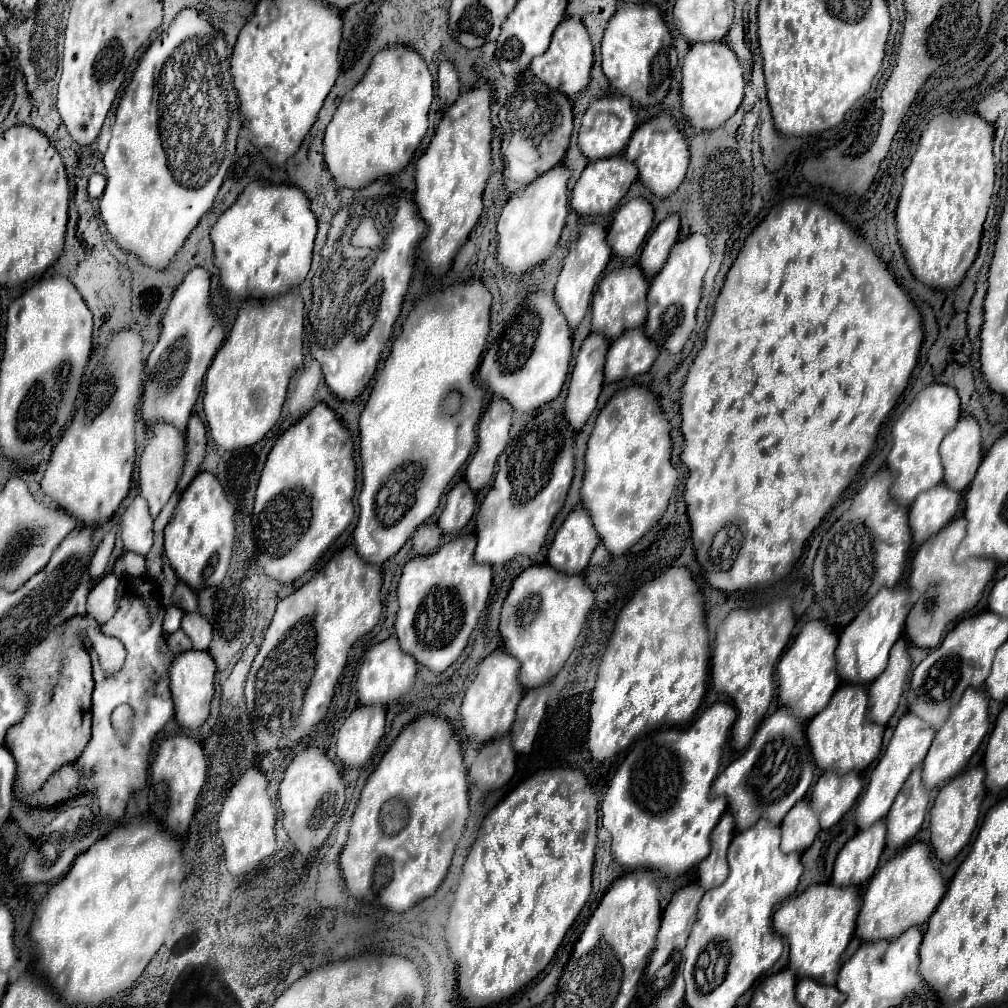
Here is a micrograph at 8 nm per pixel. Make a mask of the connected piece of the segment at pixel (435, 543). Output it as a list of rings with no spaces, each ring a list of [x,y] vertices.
[[[432,522],[428,524],[422,524],[416,532],[414,532],[414,538],[412,538],[412,548],[418,556],[428,556],[432,552],[436,552],[436,548],[440,546],[440,528]]]

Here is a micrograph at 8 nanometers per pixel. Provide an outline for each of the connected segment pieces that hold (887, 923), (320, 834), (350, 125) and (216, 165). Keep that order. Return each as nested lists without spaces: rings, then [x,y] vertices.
[[[916,842],[904,848],[872,876],[868,890],[864,894],[862,910],[858,914],[856,936],[864,942],[890,942],[890,938],[902,936],[908,928],[922,926],[924,922],[928,922],[928,918],[940,904],[944,890],[944,880],[930,858],[926,844]]]
[[[306,748],[300,752],[284,772],[278,790],[280,808],[284,814],[284,828],[298,852],[310,854],[320,848],[340,818],[344,806],[344,782],[340,768],[320,748]]]
[[[392,46],[380,50],[376,60],[372,60],[372,68],[364,74],[360,84],[346,92],[340,100],[332,122],[326,128],[324,136],[324,162],[328,172],[332,174],[338,188],[364,188],[370,182],[402,172],[412,160],[416,148],[420,146],[426,128],[428,128],[428,108],[434,98],[434,82],[426,62],[418,52],[406,46]]]
[[[190,8],[182,10],[170,28],[146,50],[116,108],[112,138],[104,154],[106,190],[100,198],[100,214],[114,242],[122,250],[136,254],[150,268],[164,270],[178,254],[188,234],[214,204],[232,164],[242,118],[228,58],[230,50],[222,34],[206,16]]]

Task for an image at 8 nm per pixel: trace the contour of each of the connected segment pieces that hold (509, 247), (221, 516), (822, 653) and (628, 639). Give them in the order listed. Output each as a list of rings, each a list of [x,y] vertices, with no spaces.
[[[556,166],[552,168],[552,172],[546,172],[544,176],[534,180],[524,192],[512,194],[506,202],[496,224],[496,260],[506,276],[520,278],[526,270],[544,264],[554,254],[568,216],[568,178],[570,170],[566,170],[564,166]]]
[[[200,472],[192,484],[184,490],[172,520],[164,530],[166,558],[174,568],[176,576],[186,582],[192,590],[204,586],[216,586],[226,576],[230,554],[234,546],[234,514],[236,506],[228,500],[222,484],[210,472]]]
[[[810,620],[804,624],[792,646],[784,652],[778,662],[778,700],[782,706],[788,706],[796,718],[808,722],[820,708],[828,704],[832,692],[836,692],[840,680],[836,674],[836,658],[834,650],[838,644],[838,634],[834,628],[828,628],[824,620]]]
[[[670,568],[646,582],[618,614],[592,690],[590,756],[604,762],[646,731],[662,729],[666,722],[683,726],[691,721],[706,692],[708,662],[704,596],[686,568]]]

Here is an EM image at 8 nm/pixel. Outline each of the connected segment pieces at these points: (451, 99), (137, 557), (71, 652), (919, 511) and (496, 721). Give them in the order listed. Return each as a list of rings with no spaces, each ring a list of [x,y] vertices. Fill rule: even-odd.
[[[442,62],[438,68],[438,102],[440,108],[446,110],[448,106],[452,106],[460,96],[460,80],[458,80],[458,72],[454,68],[454,64],[450,62]]]
[[[124,552],[122,554],[122,562],[126,566],[126,574],[132,574],[132,576],[142,576],[146,574],[146,560],[142,554],[136,554],[136,552]]]
[[[74,616],[64,626],[50,632],[36,644],[22,664],[22,688],[30,696],[30,708],[22,722],[6,734],[6,744],[18,764],[16,788],[24,792],[38,790],[46,778],[64,764],[72,764],[86,748],[92,722],[92,690],[90,656],[84,648],[82,634],[92,632],[98,622],[90,616]]]
[[[938,484],[936,488],[918,494],[910,506],[910,530],[914,548],[918,548],[954,518],[958,502],[960,494],[952,492],[946,484]]]
[[[494,650],[490,656],[482,660],[482,664],[478,666],[476,678],[466,690],[466,696],[460,708],[460,718],[468,738],[478,742],[488,742],[492,738],[500,738],[510,732],[512,720],[516,716],[516,706],[524,696],[524,690],[516,680],[518,670],[520,670],[518,660],[508,656],[508,652],[504,650]]]

